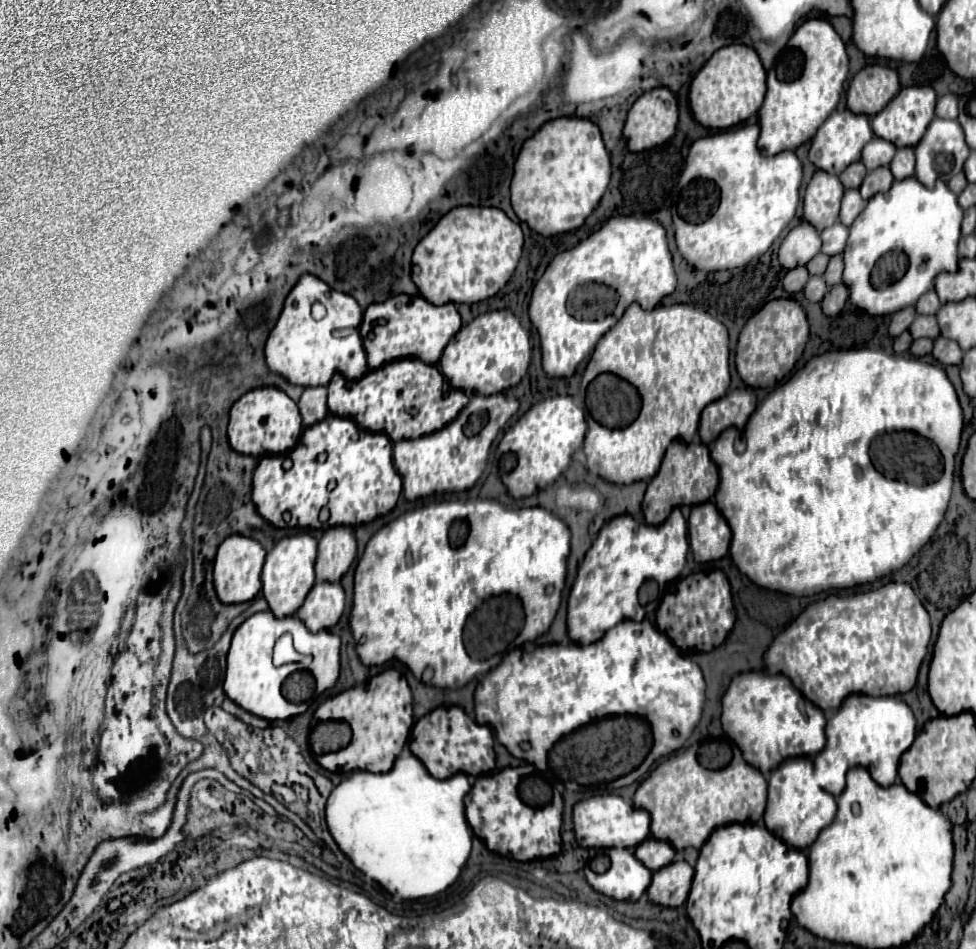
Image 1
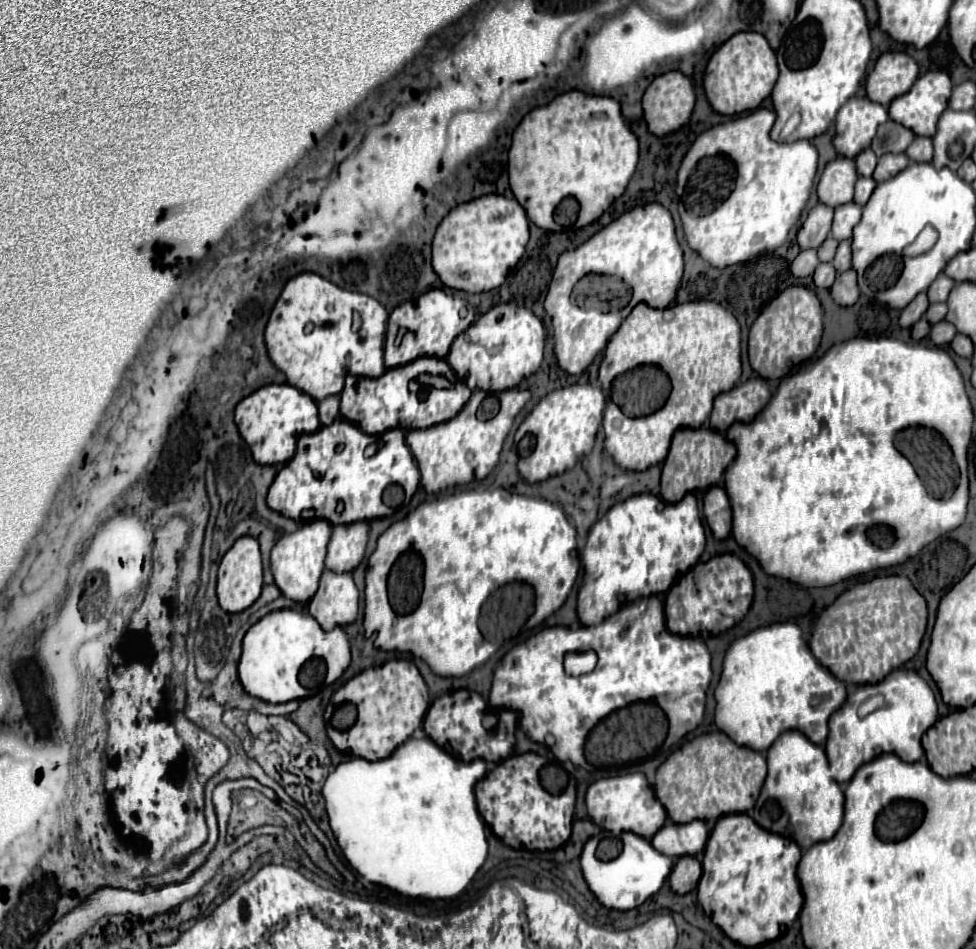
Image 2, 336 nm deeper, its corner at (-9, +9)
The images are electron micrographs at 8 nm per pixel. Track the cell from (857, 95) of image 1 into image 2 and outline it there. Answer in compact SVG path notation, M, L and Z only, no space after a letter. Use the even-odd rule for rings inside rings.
M904 52L882 54L866 78L868 98L888 106L894 98L906 94L918 78L918 64Z

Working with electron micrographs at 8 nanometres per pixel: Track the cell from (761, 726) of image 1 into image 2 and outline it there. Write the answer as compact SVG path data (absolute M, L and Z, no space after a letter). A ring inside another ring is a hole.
M784 622L758 628L730 644L724 656L724 668L714 696L716 726L736 744L754 748L756 752L764 752L786 730L800 730L814 744L824 744L828 736L828 718L846 700L846 686L842 680L838 680L818 664L804 640L802 628L792 622Z

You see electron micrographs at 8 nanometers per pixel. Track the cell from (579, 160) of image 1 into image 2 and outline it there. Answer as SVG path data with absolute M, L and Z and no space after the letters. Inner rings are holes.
M570 90L556 96L550 104L528 112L514 130L508 152L508 176L516 200L538 228L552 232L560 230L560 226L554 224L554 208L562 198L574 196L578 200L580 228L588 226L624 194L636 164L638 138L626 126L620 104L614 98L586 96L580 90ZM546 176L550 176L550 180L554 176L554 182L558 180L554 188L550 184L548 192L544 190Z

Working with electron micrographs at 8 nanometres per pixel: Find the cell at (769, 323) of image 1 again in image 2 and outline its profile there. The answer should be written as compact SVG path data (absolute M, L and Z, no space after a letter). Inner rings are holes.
M790 286L778 294L764 312L754 320L748 336L748 354L754 372L764 380L778 380L792 372L794 366L808 360L822 336L822 306L816 292L804 286Z

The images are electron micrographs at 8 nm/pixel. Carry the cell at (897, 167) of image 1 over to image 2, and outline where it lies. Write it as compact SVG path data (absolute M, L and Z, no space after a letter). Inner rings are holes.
M916 136L914 142L910 144L910 148L906 150L906 156L912 162L930 162L932 154L934 154L932 140L930 138L922 138L922 136Z

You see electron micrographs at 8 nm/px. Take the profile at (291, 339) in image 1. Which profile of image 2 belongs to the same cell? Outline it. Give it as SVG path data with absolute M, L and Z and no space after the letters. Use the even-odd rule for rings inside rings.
M300 274L292 278L278 296L270 320L266 324L266 346L272 364L284 372L286 380L302 392L324 400L326 396L338 396L344 388L346 374L378 378L386 372L384 366L384 336L386 336L388 312L372 296L338 288L318 274Z

